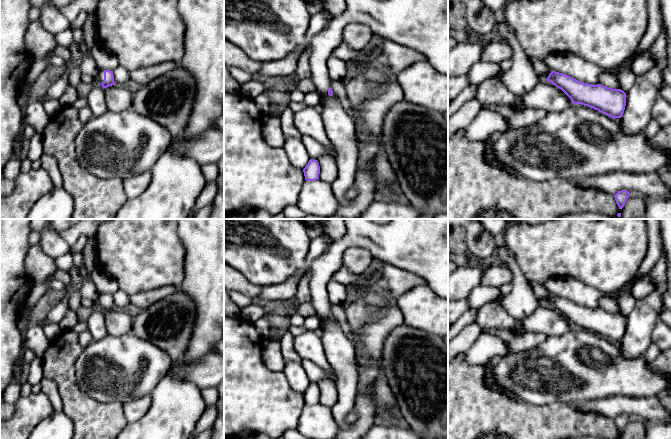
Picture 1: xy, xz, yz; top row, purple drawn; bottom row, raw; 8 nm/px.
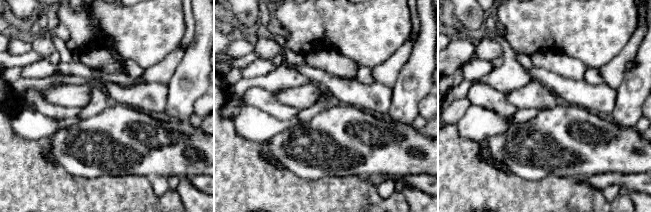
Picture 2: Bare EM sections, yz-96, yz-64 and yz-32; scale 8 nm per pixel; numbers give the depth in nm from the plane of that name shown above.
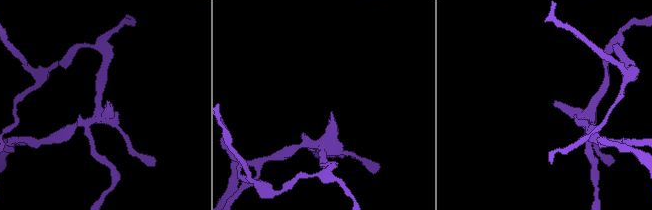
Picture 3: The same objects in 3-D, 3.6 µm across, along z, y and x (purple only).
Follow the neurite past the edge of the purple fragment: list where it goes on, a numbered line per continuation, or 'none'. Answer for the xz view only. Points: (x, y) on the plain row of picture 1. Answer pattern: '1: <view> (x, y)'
1: xz (420, 246)

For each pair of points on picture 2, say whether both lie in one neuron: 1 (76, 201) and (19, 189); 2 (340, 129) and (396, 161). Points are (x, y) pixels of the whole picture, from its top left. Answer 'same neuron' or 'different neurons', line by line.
1: same neuron
2: same neuron

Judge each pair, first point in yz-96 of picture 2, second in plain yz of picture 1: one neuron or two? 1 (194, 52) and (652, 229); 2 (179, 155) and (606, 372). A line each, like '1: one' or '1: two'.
1: two
2: one

